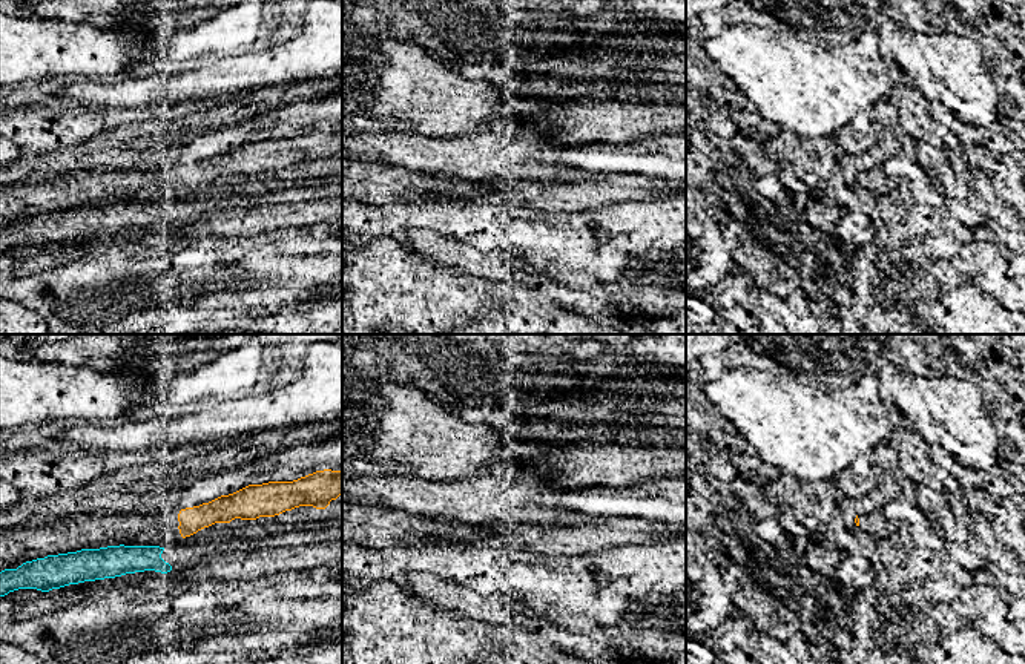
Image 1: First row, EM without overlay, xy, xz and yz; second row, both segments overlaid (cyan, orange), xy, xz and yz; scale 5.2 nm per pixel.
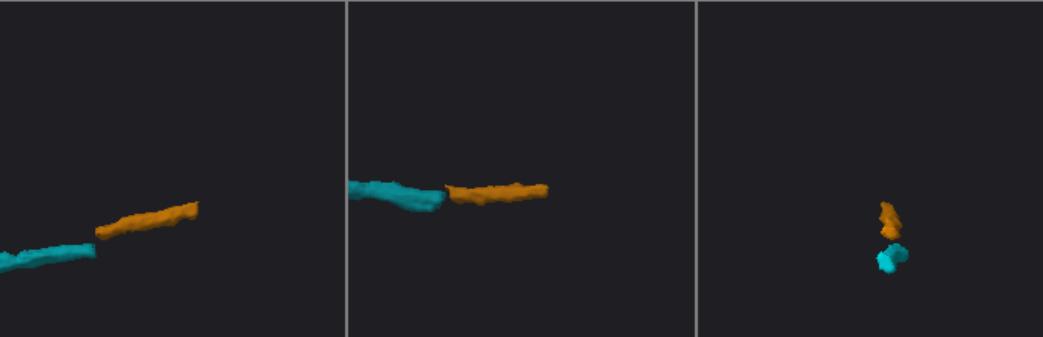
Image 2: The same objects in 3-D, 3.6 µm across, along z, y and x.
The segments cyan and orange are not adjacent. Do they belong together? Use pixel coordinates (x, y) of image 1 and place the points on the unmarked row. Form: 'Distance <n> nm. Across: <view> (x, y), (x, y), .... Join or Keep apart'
Distance 120 nm. Across: xy (163, 204), (181, 192). Keep apart

